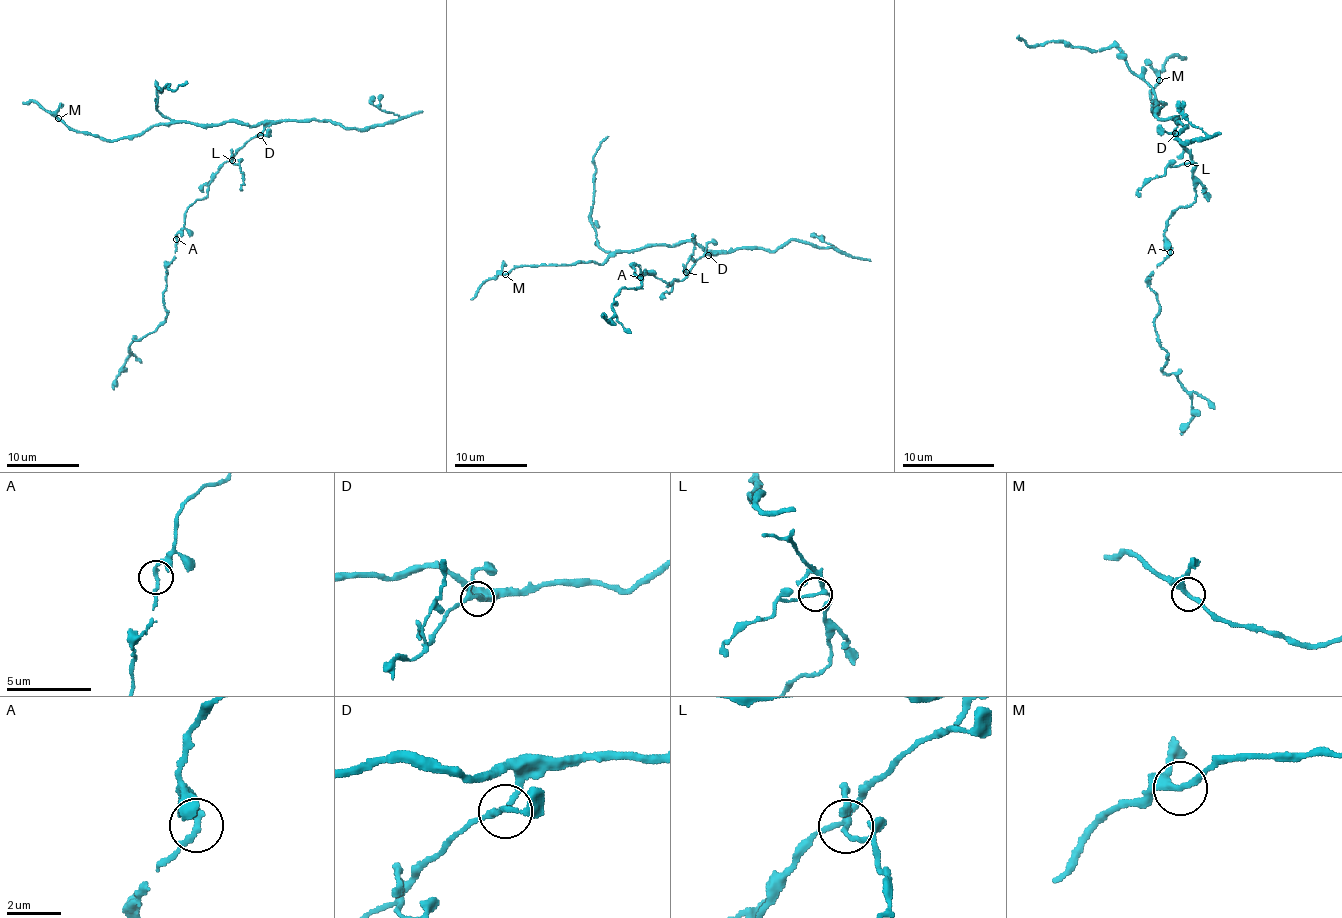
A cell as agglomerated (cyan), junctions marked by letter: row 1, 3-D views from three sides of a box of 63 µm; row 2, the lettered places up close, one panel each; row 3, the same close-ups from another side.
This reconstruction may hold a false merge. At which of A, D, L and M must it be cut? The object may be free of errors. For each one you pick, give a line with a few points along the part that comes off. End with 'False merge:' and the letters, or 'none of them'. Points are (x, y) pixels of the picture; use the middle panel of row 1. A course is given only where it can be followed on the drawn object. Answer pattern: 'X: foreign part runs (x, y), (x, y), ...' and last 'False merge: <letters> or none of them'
False merge: none of them

